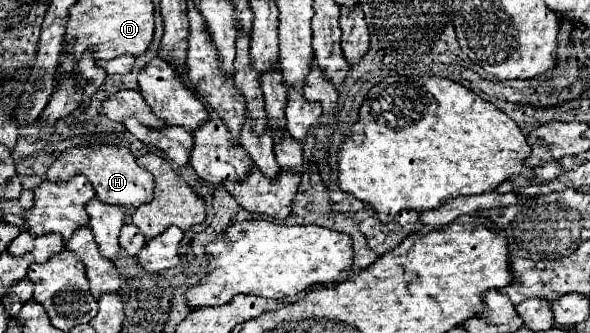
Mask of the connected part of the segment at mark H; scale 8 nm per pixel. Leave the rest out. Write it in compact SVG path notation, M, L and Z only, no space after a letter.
M85 145L85 147L71 147L63 151L55 163L47 171L47 179L71 179L73 175L85 175L91 185L97 191L97 197L109 205L119 205L119 207L139 207L145 205L153 199L153 175L145 169L141 169L135 163L135 157L131 151L123 145Z

